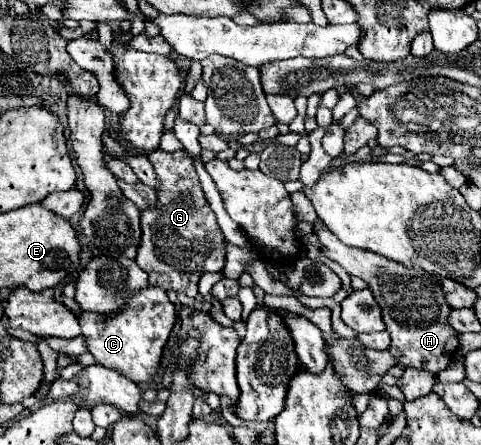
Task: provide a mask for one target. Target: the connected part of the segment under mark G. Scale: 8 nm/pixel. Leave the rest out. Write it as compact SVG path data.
M154 150L148 154L148 160L152 162L160 184L156 188L156 206L142 210L140 216L142 240L136 264L148 274L150 286L196 296L196 284L202 274L224 270L228 242L224 240L216 216L204 196L194 158L184 150Z

